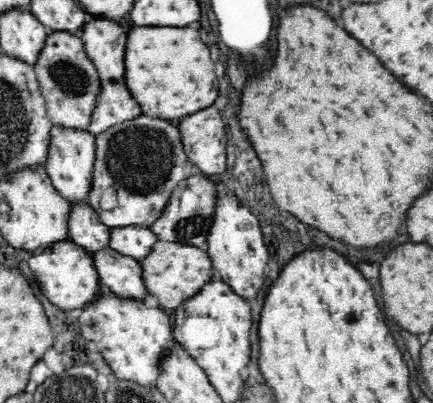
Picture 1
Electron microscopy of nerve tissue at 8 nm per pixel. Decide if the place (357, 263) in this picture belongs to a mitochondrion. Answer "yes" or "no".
no

